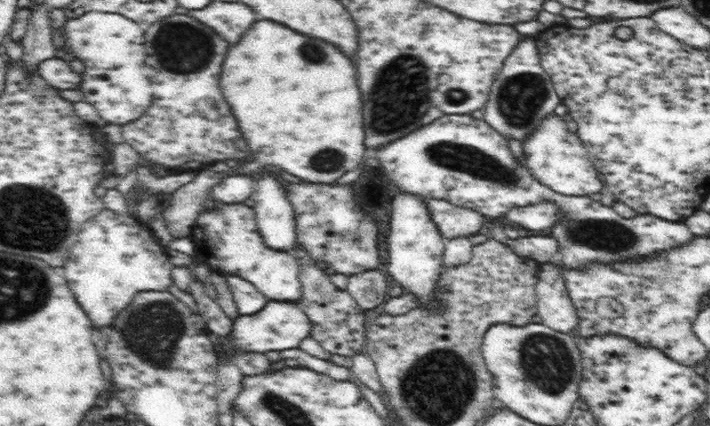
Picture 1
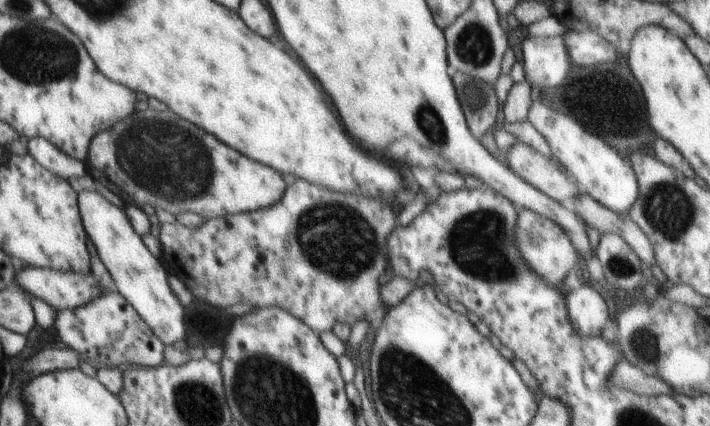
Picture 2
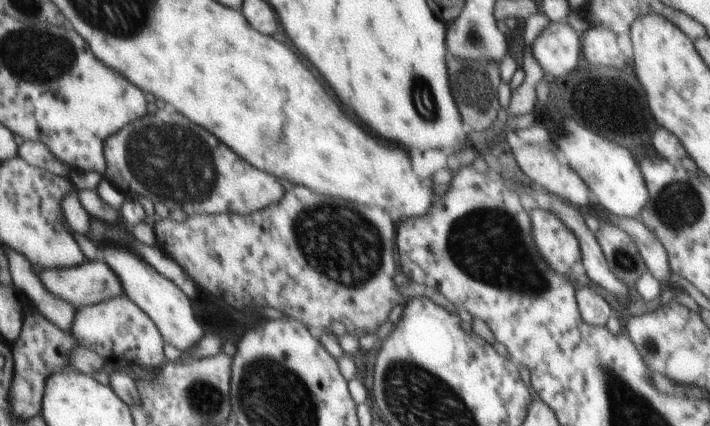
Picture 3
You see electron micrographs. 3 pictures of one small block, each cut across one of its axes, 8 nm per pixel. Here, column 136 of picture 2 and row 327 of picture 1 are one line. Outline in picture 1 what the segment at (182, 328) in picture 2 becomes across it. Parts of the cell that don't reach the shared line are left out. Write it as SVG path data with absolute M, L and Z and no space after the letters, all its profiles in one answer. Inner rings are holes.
M272 300L268 301L258 313L240 315L232 320L232 330L233 334L230 337L221 338L221 344L218 347L214 346L214 353L218 358L226 356L233 360L236 351L265 353L269 350L298 348L302 340L311 336L312 322L304 313L301 304Z

